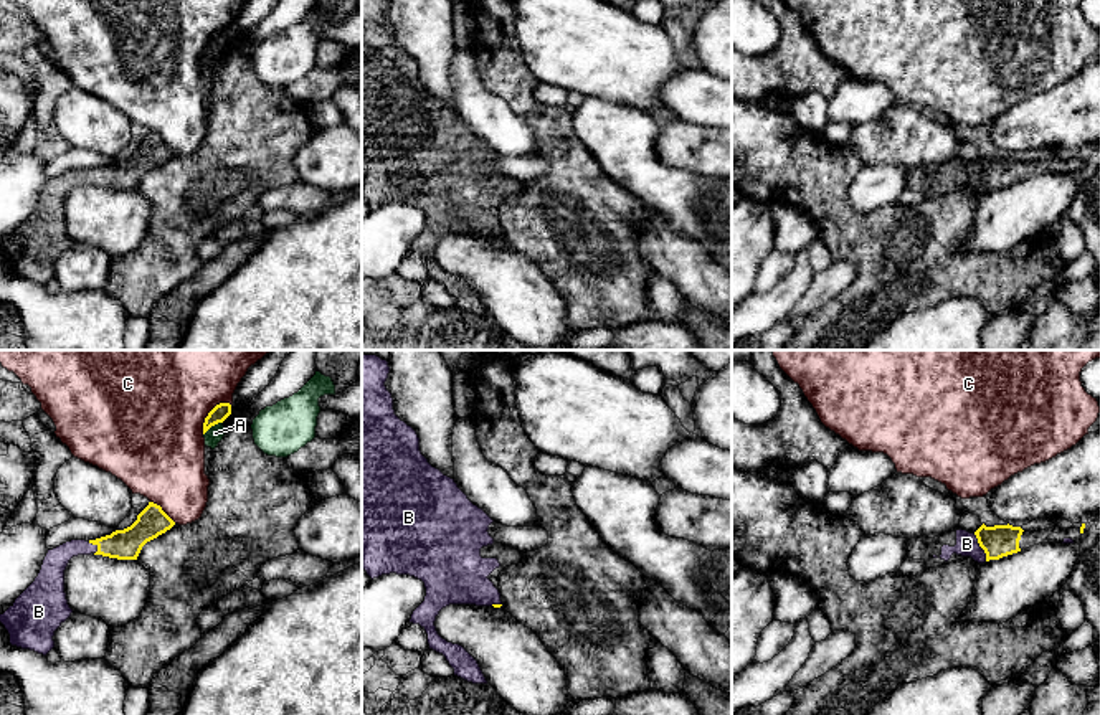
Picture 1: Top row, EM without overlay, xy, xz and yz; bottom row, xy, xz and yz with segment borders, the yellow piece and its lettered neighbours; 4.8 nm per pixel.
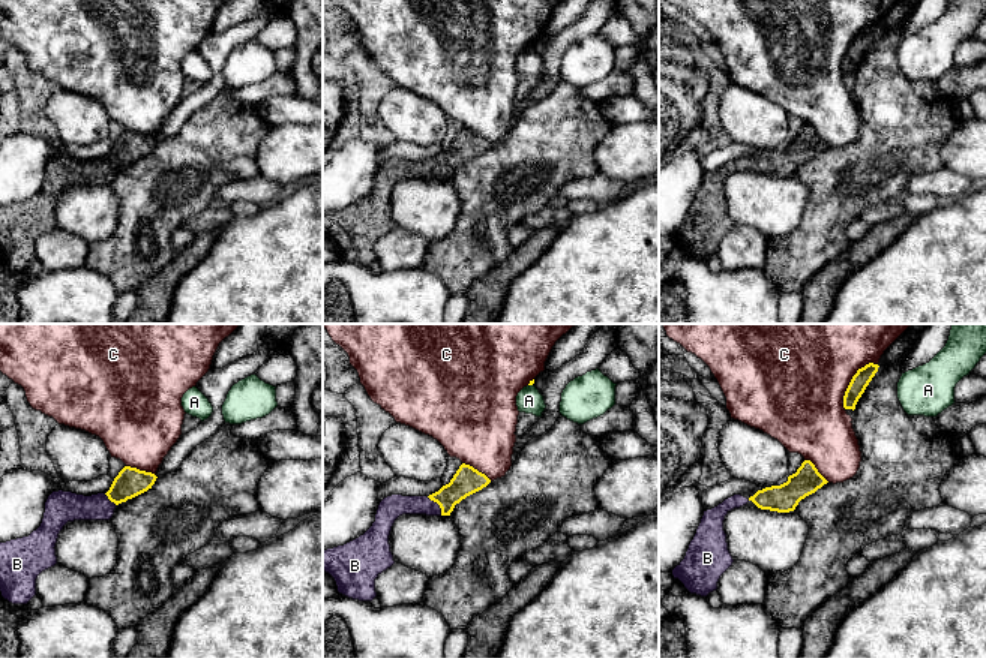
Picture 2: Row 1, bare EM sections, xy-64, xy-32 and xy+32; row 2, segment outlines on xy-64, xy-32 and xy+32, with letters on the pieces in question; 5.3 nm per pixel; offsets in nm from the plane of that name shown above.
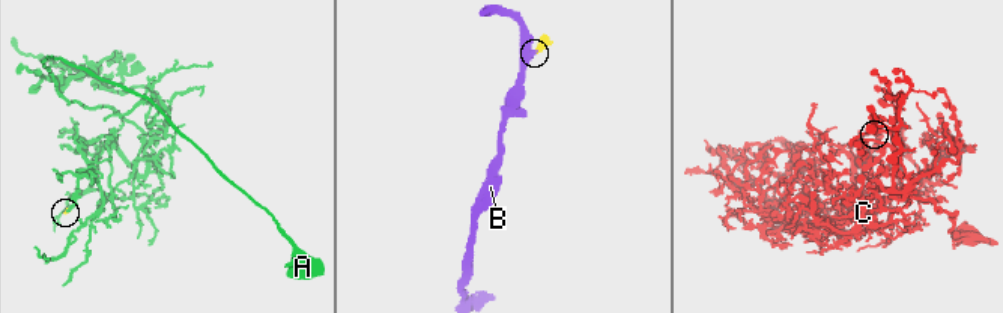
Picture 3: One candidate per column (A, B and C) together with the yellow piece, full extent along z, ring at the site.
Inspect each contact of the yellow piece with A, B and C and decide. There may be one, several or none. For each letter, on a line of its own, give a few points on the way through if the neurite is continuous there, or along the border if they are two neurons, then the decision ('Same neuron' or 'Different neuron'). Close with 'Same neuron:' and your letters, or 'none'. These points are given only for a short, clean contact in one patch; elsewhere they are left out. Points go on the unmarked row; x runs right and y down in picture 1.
A: Boundary: xy (222, 52), (215, 53), (203, 65). Different neuron
B: Path across: yz (1000, 170), (980, 175), (967, 174). Same neuron
C: Different neuron
Same neuron: B

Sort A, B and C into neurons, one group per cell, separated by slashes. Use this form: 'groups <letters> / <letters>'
groups A / B / C

